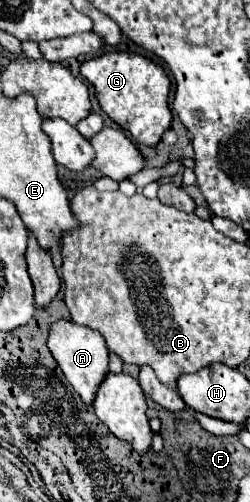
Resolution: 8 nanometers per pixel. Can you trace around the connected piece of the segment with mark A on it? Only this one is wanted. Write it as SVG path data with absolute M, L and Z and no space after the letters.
M62 319L62 321L54 323L50 329L48 349L52 351L58 367L62 369L64 377L70 381L74 391L82 397L82 401L88 407L92 407L94 395L98 391L98 383L102 383L102 377L106 377L106 373L110 373L108 371L108 349L106 349L102 335L88 327L80 327L72 321Z

